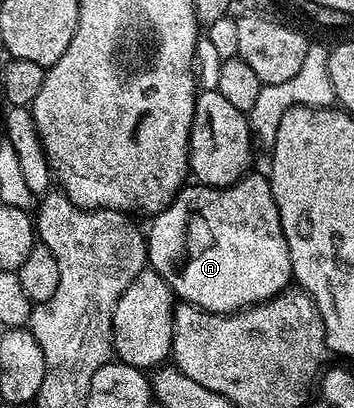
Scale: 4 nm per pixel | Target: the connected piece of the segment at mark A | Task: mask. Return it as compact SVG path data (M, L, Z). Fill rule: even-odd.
M246 175L243 182L228 184L220 190L194 183L190 192L178 192L162 212L152 217L153 225L147 228L148 267L162 276L173 289L174 297L184 303L207 312L239 312L246 306L262 304L270 296L276 296L287 282L293 280L283 226L278 221L277 207L269 195L268 183L253 175Z

